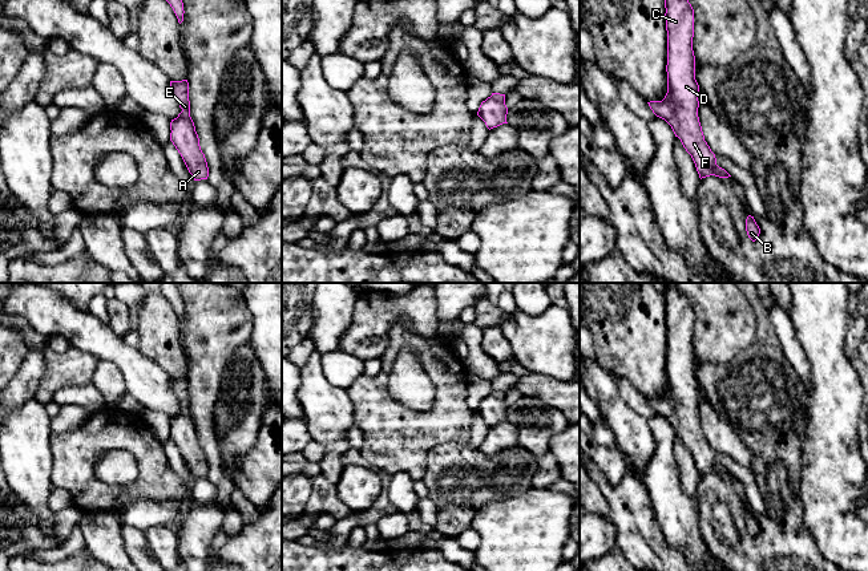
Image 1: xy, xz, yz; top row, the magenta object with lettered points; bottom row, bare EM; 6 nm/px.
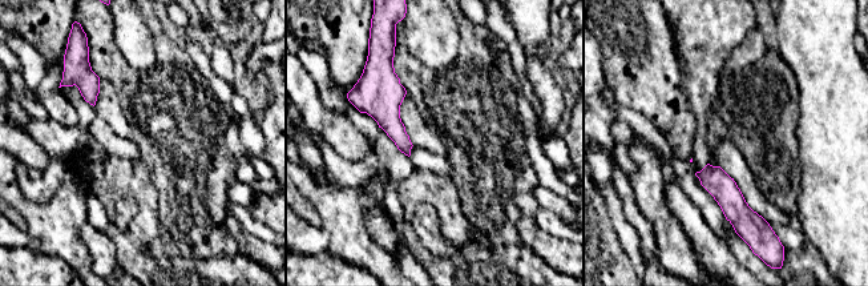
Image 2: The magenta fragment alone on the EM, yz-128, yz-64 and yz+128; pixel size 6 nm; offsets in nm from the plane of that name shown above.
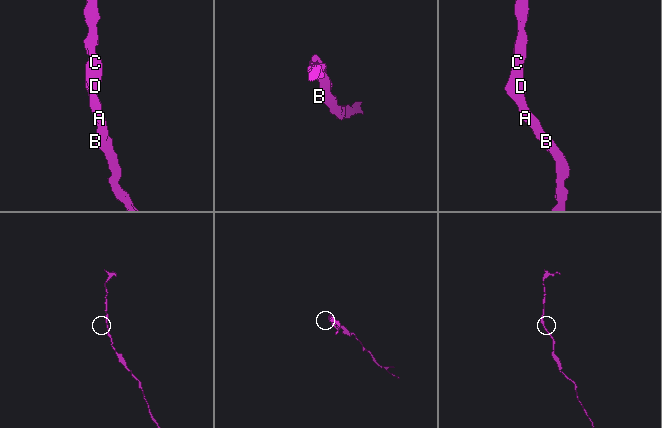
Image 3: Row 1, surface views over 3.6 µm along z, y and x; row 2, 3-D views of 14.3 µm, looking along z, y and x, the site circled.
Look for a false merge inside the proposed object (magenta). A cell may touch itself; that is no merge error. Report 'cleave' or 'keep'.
keep

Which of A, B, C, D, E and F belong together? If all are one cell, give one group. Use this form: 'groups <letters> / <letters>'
groups A B C D E F

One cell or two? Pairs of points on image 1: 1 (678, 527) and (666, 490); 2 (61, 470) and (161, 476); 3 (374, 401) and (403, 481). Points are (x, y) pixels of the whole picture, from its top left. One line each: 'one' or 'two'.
1: one
2: one
3: two

